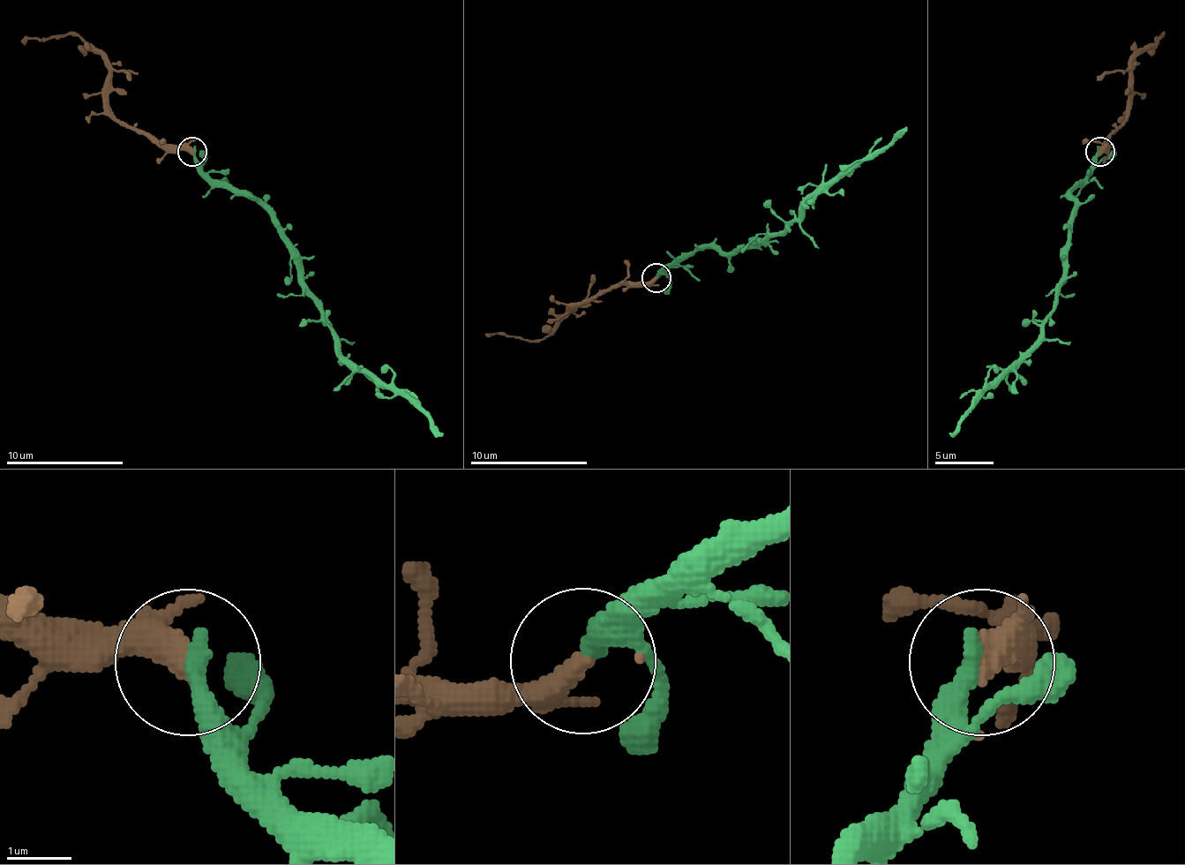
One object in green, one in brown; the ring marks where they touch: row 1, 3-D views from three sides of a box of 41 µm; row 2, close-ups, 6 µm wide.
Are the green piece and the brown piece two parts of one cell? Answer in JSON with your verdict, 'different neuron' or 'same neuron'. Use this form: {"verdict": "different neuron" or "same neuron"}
{"verdict": "same neuron"}

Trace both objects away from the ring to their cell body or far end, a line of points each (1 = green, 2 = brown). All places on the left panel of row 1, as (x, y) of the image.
1: (191, 151), (200, 165), (232, 189), (250, 191), (267, 209), (296, 280), (352, 364), (400, 391), (443, 435)
2: (191, 151), (159, 148), (116, 116), (109, 107), (109, 66), (83, 40), (63, 33), (21, 42)

